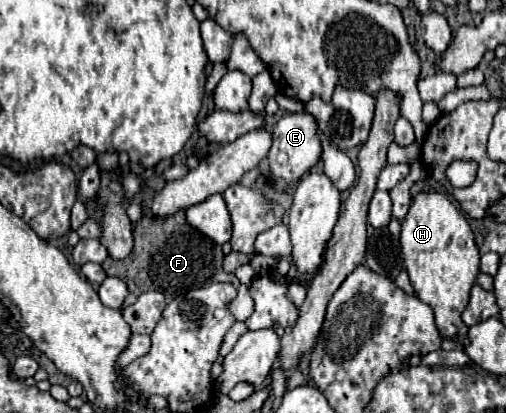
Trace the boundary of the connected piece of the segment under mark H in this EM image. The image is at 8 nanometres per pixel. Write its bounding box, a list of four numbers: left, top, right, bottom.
[400,191,480,347]

